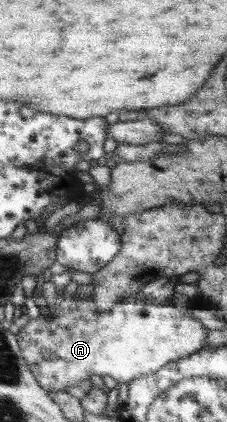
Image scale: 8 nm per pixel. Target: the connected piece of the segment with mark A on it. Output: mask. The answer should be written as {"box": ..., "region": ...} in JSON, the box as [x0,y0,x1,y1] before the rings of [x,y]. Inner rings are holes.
{"box":[16,281,208,392],"region":[[[46,281],[42,294],[48,302],[51,315],[41,315],[36,319],[30,319],[25,326],[20,327],[16,338],[22,348],[23,360],[27,363],[31,374],[38,380],[40,387],[47,392],[64,392],[84,380],[89,380],[93,375],[112,377],[118,383],[130,383],[140,376],[156,373],[173,361],[180,358],[192,357],[202,351],[208,336],[208,328],[194,316],[184,314],[180,309],[176,310],[172,303],[154,304],[154,300],[136,300],[126,298],[122,302],[116,302],[108,312],[96,312],[94,300],[91,297],[77,299],[72,288],[61,290],[52,281]]]}

